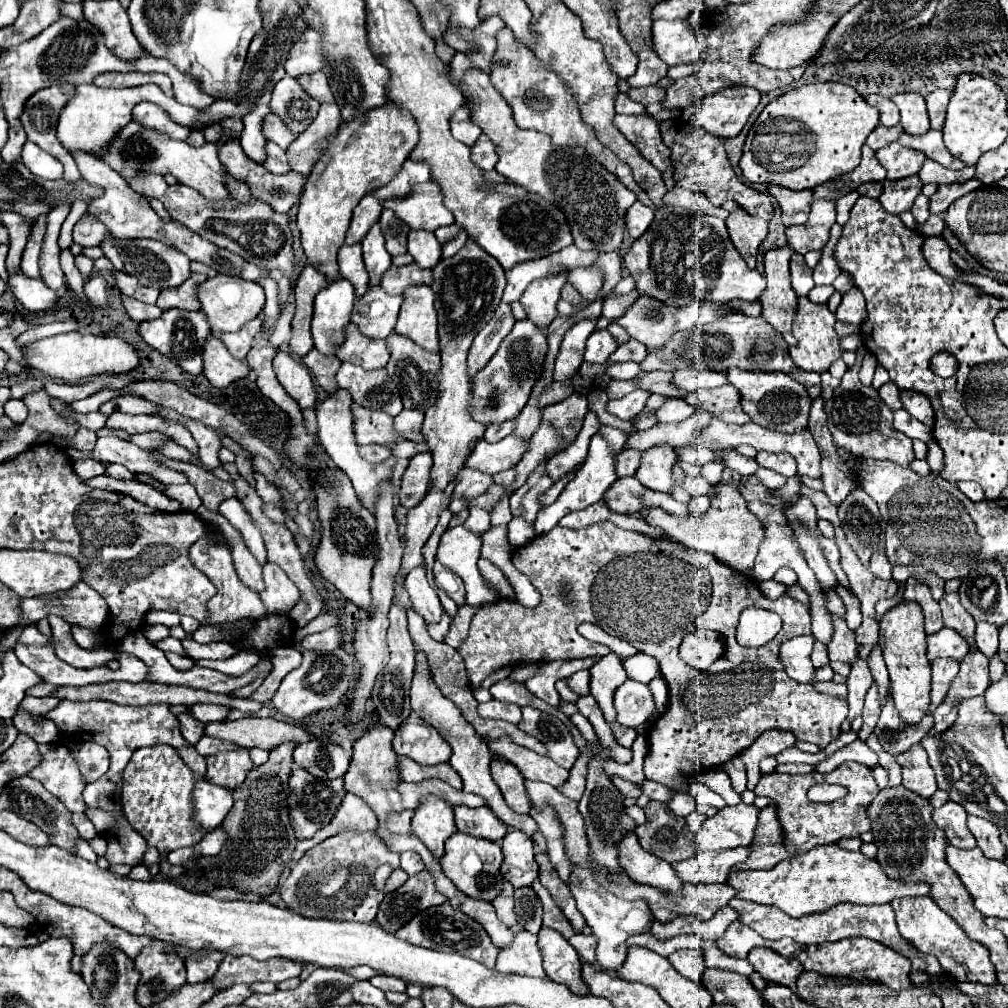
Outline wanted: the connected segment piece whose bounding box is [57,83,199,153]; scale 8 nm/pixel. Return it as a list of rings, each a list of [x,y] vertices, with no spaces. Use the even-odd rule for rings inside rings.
[[[83,83],[83,85],[75,87],[75,97],[67,101],[67,105],[63,107],[63,111],[59,115],[57,139],[63,143],[63,147],[67,151],[75,151],[75,149],[83,149],[87,153],[99,151],[113,139],[113,135],[121,127],[125,127],[131,121],[131,111],[139,101],[151,101],[151,103],[161,105],[171,115],[171,119],[175,123],[181,123],[181,125],[187,125],[187,127],[197,125],[199,109],[195,109],[191,105],[177,103],[175,97],[167,97],[161,91],[161,87],[157,87],[157,85],[147,83],[147,85],[139,85],[139,87],[117,87],[117,89],[111,87],[111,89],[105,89],[105,87],[97,87],[93,83],[89,83],[89,85]]]

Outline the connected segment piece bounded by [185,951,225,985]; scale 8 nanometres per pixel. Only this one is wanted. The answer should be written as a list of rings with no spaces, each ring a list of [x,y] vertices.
[[[213,951],[211,955],[205,955],[205,957],[191,957],[185,965],[187,965],[187,985],[197,985],[197,983],[203,983],[207,981],[219,967],[219,961],[223,959],[225,955],[221,951]]]

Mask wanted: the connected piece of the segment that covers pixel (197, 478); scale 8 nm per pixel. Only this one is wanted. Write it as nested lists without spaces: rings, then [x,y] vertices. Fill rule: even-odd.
[[[169,461],[169,467],[173,469],[183,469],[183,473],[189,477],[189,483],[197,489],[197,493],[201,495],[201,501],[207,509],[217,511],[217,505],[227,499],[227,497],[237,497],[237,489],[233,483],[229,481],[221,481],[217,479],[211,471],[203,469],[201,465],[191,465],[191,463],[181,463],[181,461]]]

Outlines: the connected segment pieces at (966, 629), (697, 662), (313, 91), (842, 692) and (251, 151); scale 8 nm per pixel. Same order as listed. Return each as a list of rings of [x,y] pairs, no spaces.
[[[945,593],[943,601],[939,601],[943,623],[951,629],[955,629],[961,637],[973,637],[975,633],[975,619],[961,607],[959,593]]]
[[[697,629],[681,643],[681,659],[699,671],[705,671],[711,663],[715,663],[723,651],[725,643],[721,635],[709,629]]]
[[[317,71],[317,73],[311,73],[311,75],[301,75],[299,77],[299,83],[301,87],[317,101],[331,101],[333,99],[333,93],[329,89],[329,81],[327,81],[327,75],[323,71]]]
[[[835,681],[815,683],[815,689],[821,691],[821,693],[827,693],[827,695],[833,695],[833,697],[843,697],[843,699],[847,699],[848,690],[846,684],[835,683]]]
[[[259,107],[259,111],[249,111],[245,117],[243,117],[243,125],[245,125],[245,131],[241,133],[239,141],[241,141],[241,147],[245,151],[245,155],[263,165],[263,159],[267,159],[267,153],[265,153],[265,145],[267,145],[267,139],[263,137],[263,119],[273,113],[271,107]]]

